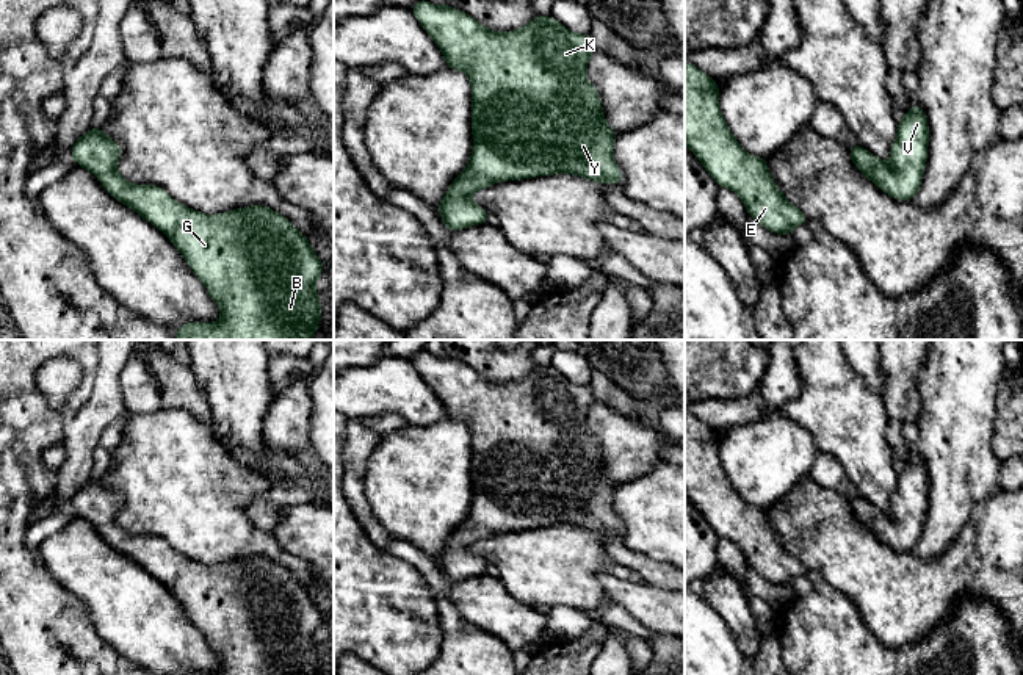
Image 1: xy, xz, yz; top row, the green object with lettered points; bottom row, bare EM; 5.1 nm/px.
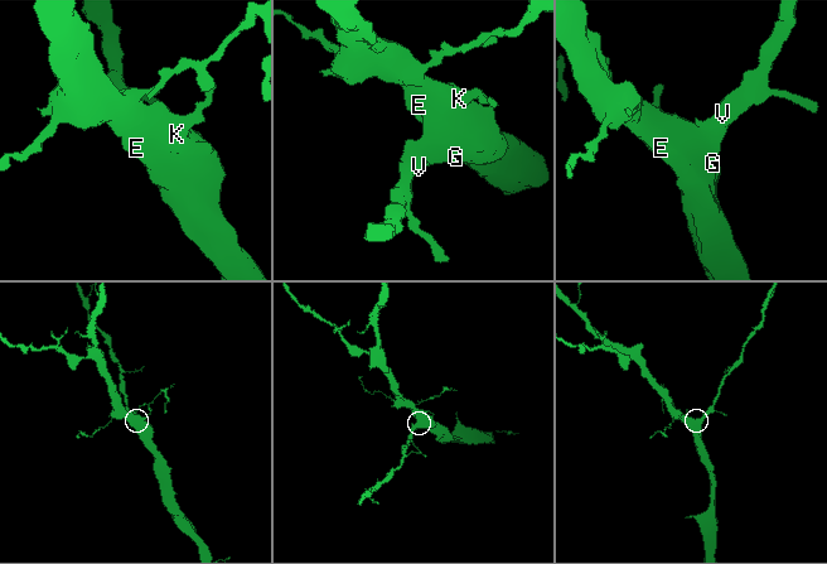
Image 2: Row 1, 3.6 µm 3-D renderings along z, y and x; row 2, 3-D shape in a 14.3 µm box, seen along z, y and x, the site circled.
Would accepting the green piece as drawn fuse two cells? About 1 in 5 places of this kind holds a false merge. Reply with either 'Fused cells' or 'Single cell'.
Single cell

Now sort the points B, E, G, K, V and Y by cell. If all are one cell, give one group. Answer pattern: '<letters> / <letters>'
B E G K V Y

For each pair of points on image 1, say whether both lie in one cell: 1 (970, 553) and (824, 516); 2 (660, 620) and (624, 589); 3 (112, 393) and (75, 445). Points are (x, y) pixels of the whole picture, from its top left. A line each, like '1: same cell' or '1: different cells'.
1: same cell
2: same cell
3: same cell

